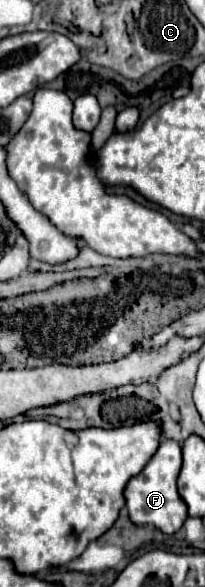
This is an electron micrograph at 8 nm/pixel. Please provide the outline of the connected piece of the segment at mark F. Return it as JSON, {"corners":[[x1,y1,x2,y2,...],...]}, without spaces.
{"corners":[[162,440,158,446,158,452,152,456,152,460,144,466,144,470,130,478,130,482,124,488,124,498,126,498,126,508,128,516,134,524,152,524,164,534,176,534,184,520,188,518,186,504,180,500,180,494,176,490,176,478,182,468,182,452,180,444,174,440]]}

